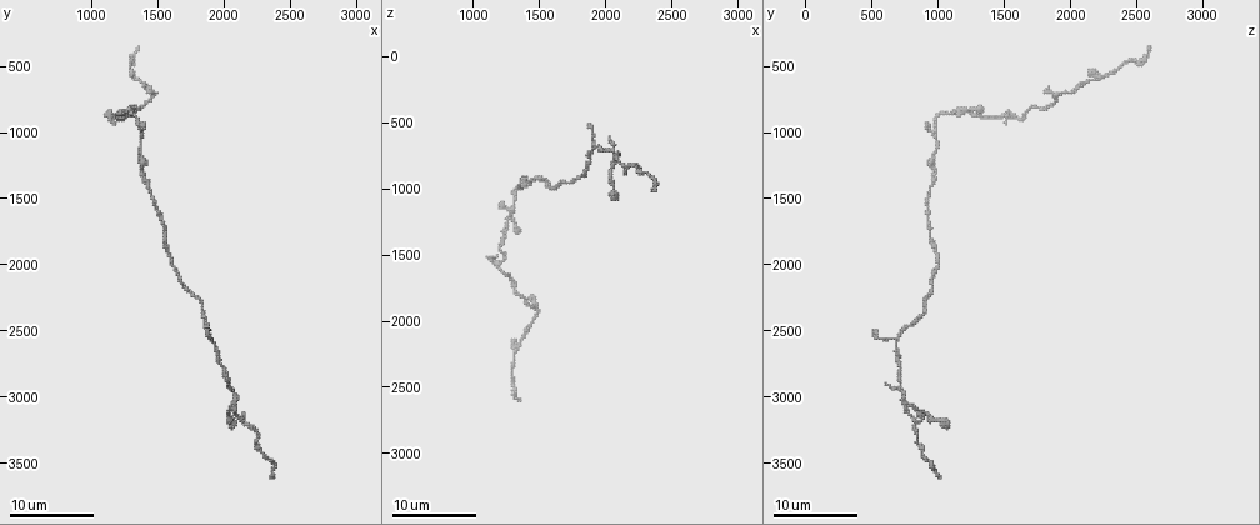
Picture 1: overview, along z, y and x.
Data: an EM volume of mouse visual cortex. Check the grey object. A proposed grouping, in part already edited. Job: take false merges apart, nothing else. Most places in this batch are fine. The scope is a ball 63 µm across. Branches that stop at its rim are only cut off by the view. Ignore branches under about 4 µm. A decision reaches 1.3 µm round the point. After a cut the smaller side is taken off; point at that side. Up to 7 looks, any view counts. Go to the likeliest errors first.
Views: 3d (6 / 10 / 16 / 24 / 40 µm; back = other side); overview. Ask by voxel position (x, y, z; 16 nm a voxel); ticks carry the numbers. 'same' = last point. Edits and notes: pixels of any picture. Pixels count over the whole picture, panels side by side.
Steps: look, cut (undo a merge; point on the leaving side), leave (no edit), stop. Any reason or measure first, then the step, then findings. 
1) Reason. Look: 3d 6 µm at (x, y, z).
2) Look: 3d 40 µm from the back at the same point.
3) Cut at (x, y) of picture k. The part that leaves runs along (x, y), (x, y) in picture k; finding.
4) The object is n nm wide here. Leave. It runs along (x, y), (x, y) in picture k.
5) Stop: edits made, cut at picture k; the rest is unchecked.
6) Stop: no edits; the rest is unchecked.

Three arms meet. Look: 3d 16 µm at (2080, 3060, 760).

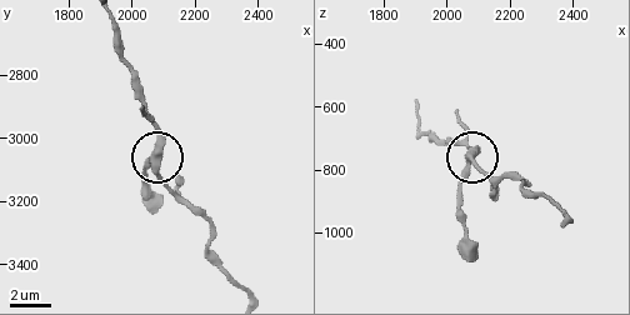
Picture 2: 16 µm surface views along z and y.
Look: 3d 10 µm at (2080, 3060, 770).

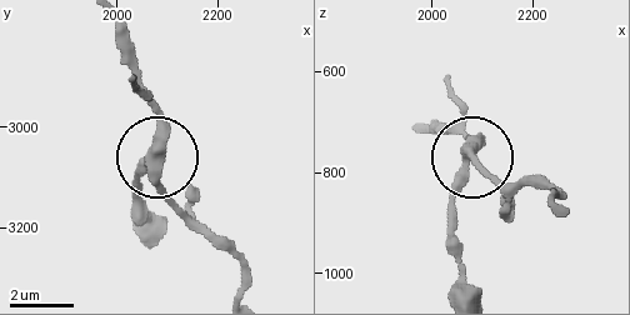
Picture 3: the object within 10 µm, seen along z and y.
Leave. It runs along (115, 25), (120, 58), (155, 121), (139, 208) in picture 3; continuous, no second cell.

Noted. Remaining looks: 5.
Side arm on a straight run. Look: 3d 16 µm at (1280, 860, 1220).

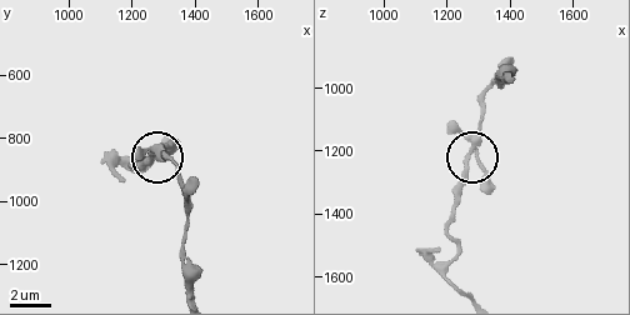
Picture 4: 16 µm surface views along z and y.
Look: 3d 10 µm at the same point.

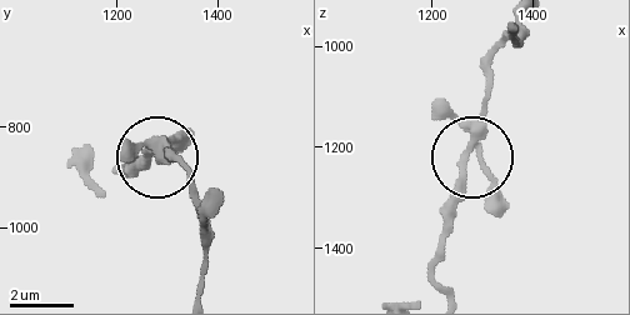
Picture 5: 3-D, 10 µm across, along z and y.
Leave. All the same cell.

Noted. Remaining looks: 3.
Sudden change in width. Look: 3d 24 µm at (1360, 1020, 980).

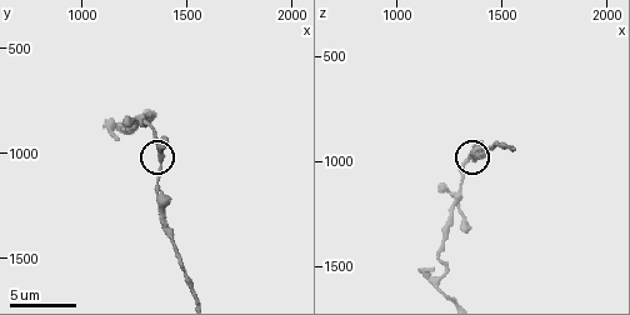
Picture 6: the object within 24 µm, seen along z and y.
Look: 3d 6 µm at the same point.

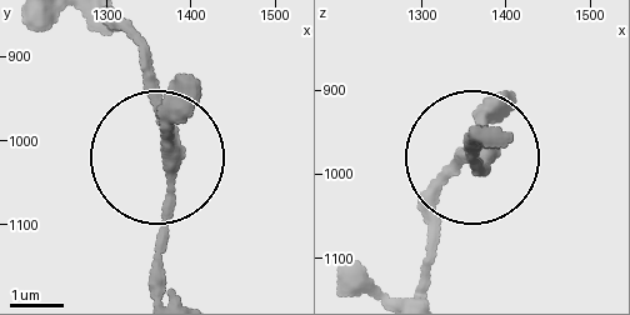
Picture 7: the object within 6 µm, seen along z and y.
Look: 3d 6 µm from the back at the same point.

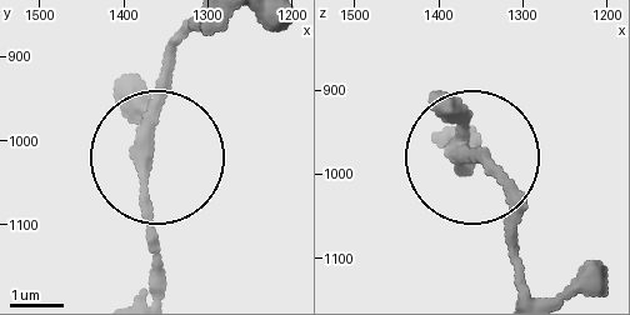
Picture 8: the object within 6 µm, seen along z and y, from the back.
Leave. It runs along (143, 293), (146, 119), (169, 43) in picture 8; one cell here.

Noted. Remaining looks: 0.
Stop: no edits; the rest is unchecked.

